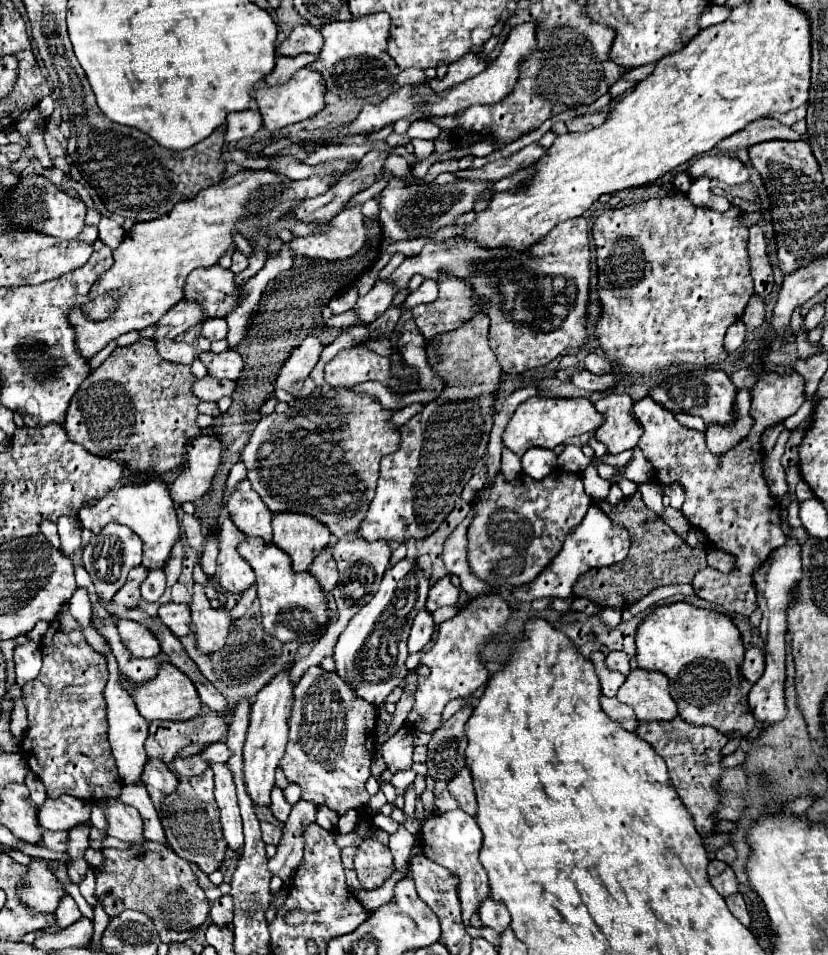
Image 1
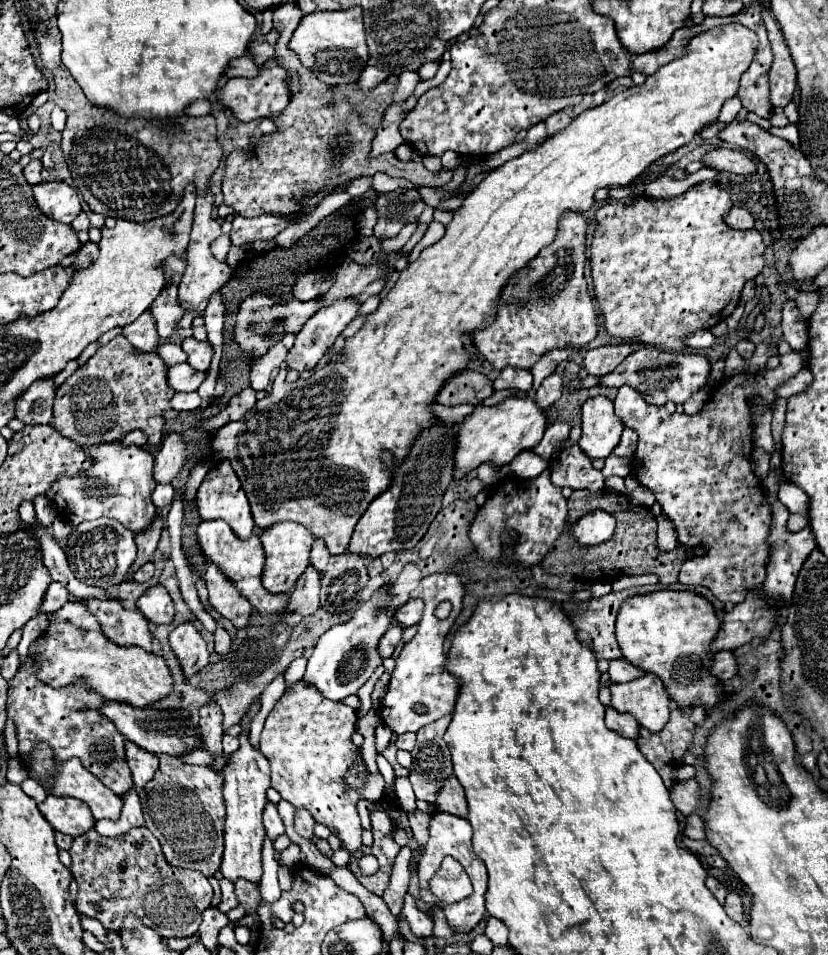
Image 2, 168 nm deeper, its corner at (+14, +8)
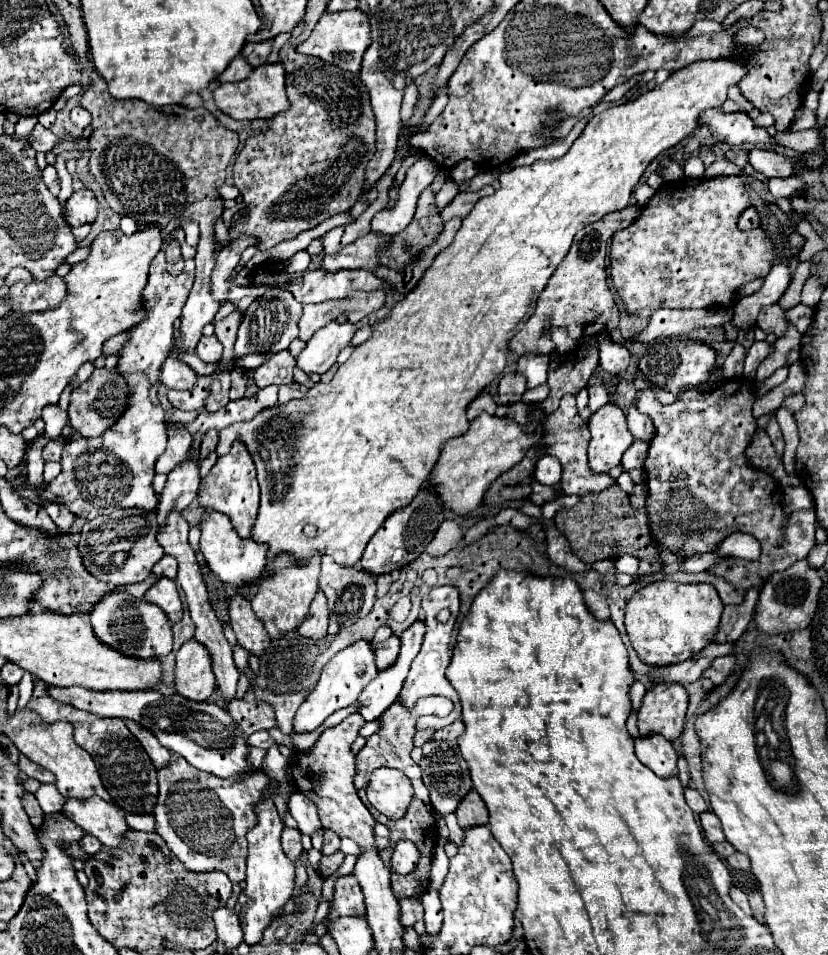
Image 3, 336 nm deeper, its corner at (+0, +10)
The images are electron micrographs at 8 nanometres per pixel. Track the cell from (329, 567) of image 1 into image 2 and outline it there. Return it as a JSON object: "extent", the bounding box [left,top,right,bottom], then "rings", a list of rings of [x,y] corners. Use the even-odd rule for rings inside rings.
{"extent":[287,566,319,616],"rings":[[[309,566],[305,574],[297,580],[297,586],[293,586],[287,610],[299,616],[311,616],[319,608],[319,588],[319,574],[317,570],[313,570],[313,566]]]}

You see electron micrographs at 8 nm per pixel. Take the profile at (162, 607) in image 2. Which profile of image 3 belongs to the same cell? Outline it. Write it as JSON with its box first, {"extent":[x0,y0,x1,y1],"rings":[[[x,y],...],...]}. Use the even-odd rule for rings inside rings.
{"extent":[143,578,183,622],"rings":[[[159,578],[159,582],[147,590],[143,600],[159,606],[171,622],[179,622],[183,618],[183,604],[177,592],[177,584],[171,578]]]}

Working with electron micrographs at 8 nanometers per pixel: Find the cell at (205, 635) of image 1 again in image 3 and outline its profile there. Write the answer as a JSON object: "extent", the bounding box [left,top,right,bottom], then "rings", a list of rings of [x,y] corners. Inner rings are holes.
{"extent":[175,638,215,700],"rings":[[[195,638],[187,640],[177,652],[175,668],[177,694],[189,700],[209,700],[215,692],[215,674],[211,668],[211,654]]]}

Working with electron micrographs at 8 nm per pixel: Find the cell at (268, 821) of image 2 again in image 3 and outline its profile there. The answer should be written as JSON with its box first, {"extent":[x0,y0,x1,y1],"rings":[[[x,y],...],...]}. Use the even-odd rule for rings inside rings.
{"extent":[281,826,303,860],"rings":[[[285,826],[283,834],[281,834],[281,842],[283,842],[283,850],[285,854],[291,858],[291,860],[297,860],[303,846],[301,846],[301,832],[295,830],[295,828],[289,828]]]}

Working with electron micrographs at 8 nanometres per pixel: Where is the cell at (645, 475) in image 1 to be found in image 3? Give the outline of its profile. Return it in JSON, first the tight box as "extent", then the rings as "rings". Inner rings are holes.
{"extent":[627,404,653,442],"rings":[[[631,404],[629,412],[627,412],[627,422],[629,422],[629,430],[631,430],[631,434],[633,434],[635,440],[649,442],[653,438],[651,418],[645,416],[645,414],[639,414],[639,410],[635,408],[635,404]]]}

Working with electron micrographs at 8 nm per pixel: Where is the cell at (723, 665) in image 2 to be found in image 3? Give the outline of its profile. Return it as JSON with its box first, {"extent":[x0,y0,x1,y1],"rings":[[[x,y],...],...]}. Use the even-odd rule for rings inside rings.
{"extent":[703,656,735,686],"rings":[[[721,656],[715,658],[713,664],[703,672],[703,678],[709,678],[715,686],[723,684],[727,676],[731,676],[735,670],[735,656]]]}

